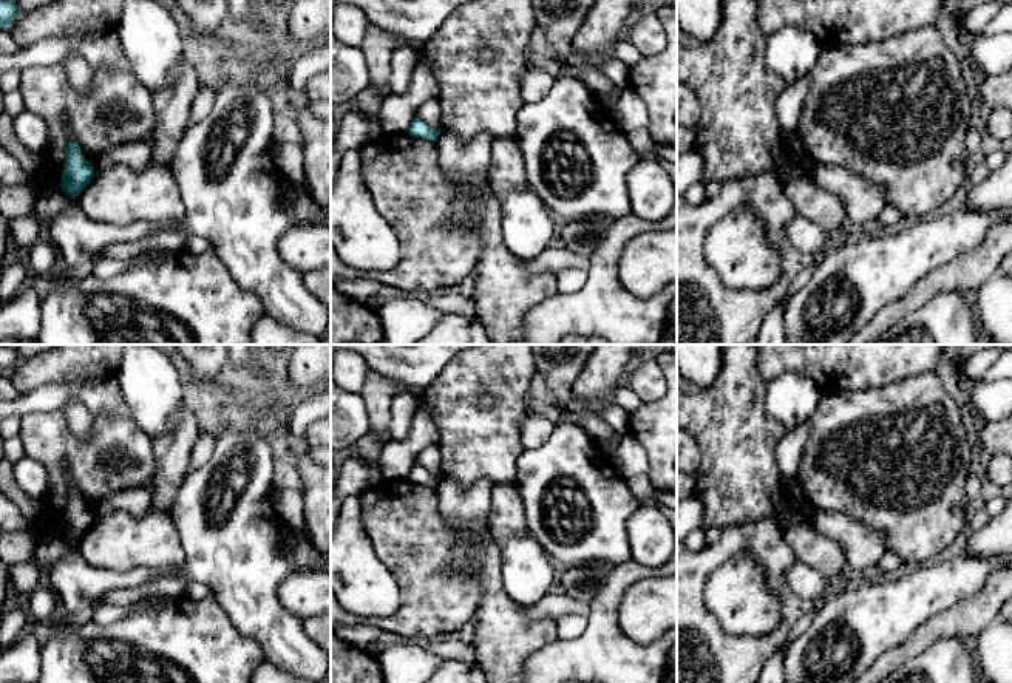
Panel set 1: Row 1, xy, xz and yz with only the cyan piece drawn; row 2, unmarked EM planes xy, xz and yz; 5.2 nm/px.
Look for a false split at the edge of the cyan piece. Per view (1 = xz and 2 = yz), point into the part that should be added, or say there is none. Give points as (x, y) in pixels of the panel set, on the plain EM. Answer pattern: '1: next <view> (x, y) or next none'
1: next none
2: next none

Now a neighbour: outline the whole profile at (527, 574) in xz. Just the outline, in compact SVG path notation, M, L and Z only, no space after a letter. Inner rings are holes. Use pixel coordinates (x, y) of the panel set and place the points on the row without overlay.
M531 535L501 544L501 575L505 592L522 607L538 604L555 581L550 556Z

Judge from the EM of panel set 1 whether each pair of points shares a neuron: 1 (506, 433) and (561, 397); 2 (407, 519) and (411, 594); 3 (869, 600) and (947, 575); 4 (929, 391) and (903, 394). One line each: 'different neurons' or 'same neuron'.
1: different neurons
2: same neuron
3: same neuron
4: same neuron

